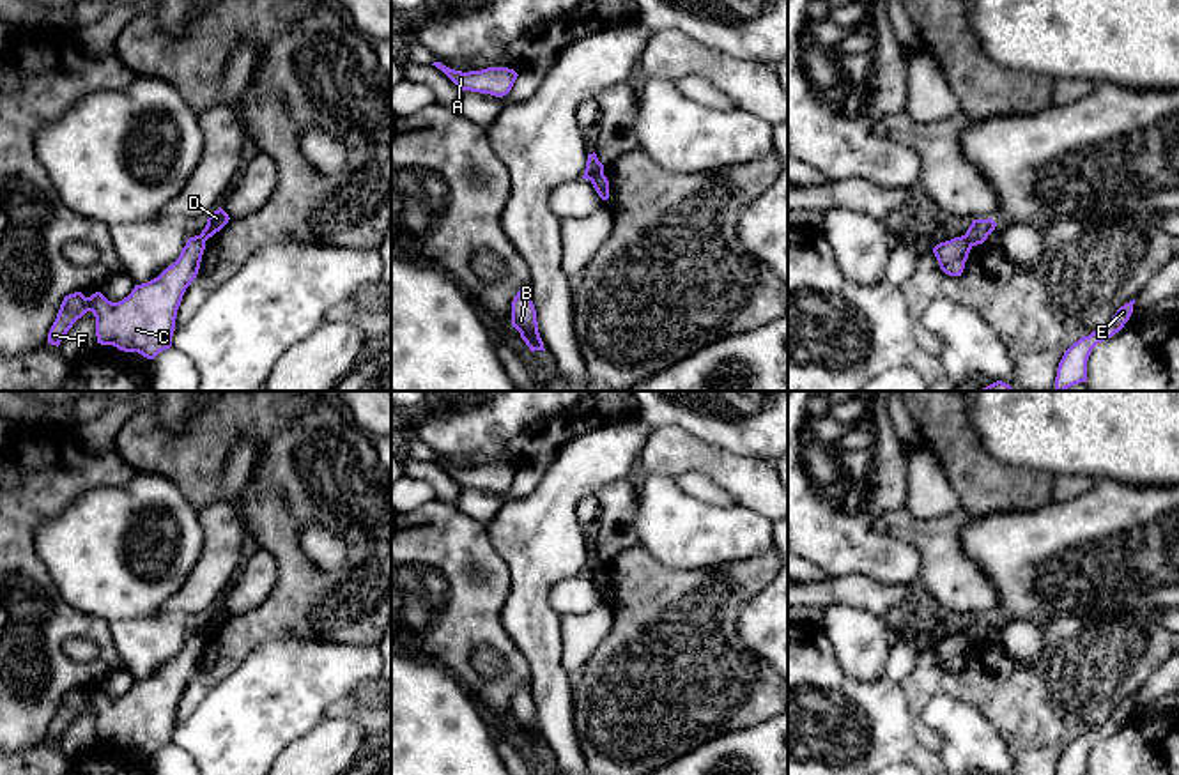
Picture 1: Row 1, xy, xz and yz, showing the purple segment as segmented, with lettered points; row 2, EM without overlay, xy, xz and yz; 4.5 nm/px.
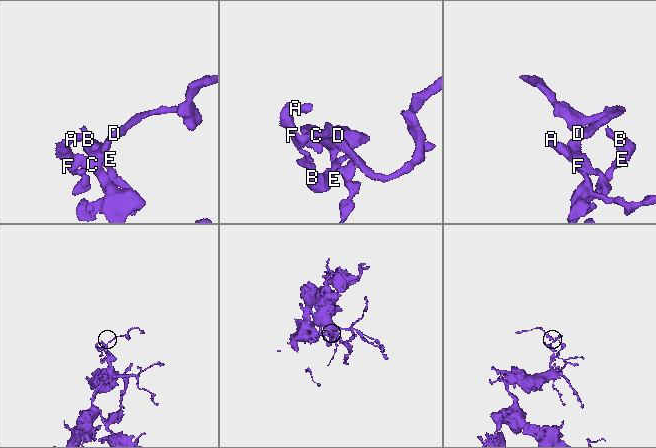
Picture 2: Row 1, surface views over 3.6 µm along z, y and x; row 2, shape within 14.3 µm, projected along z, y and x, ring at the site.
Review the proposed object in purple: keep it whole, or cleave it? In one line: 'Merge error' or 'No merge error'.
Merge error

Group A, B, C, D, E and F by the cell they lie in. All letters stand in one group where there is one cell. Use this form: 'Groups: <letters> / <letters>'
Groups: A B C E F / D

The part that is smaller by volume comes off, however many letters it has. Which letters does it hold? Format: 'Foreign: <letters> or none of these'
Foreign: D

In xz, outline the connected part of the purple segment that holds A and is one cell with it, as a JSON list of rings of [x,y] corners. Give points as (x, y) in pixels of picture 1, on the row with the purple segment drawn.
[[[434,62],[432,65],[441,69],[464,92],[471,90],[480,94],[490,94],[496,97],[506,96],[519,76],[513,69],[508,67],[487,67],[482,71],[462,73],[450,69],[441,62]]]

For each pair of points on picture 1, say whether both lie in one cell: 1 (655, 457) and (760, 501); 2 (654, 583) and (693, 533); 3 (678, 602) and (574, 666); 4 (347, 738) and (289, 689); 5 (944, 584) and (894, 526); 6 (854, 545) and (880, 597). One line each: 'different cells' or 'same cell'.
1: same cell
2: different cells
3: different cells
4: different cells
5: same cell
6: different cells

